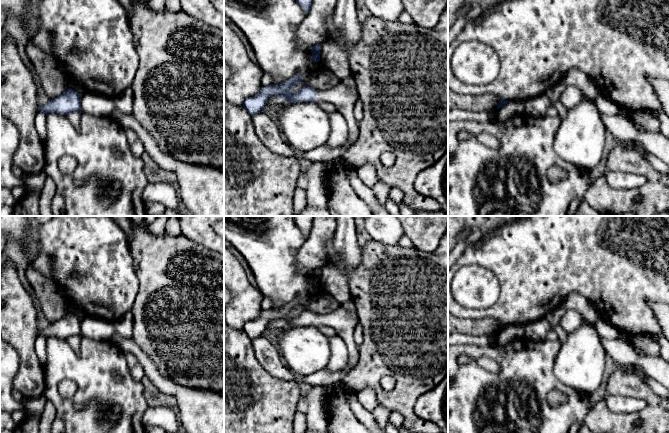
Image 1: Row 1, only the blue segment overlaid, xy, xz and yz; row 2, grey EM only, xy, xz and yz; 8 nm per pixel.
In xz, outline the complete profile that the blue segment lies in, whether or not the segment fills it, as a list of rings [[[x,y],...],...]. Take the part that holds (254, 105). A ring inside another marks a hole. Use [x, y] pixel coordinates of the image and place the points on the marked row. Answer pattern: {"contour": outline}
{"contour": [[[296,75],[278,86],[270,84],[266,87],[261,87],[257,95],[249,97],[244,101],[243,107],[251,116],[256,115],[263,112],[267,100],[273,95],[284,98],[287,103],[316,102],[317,100],[329,102],[337,108],[337,111],[347,121],[349,129],[348,139],[352,144],[355,144],[359,137],[359,121],[354,116],[354,105],[359,99],[358,90],[356,88],[349,88],[340,82],[326,91],[317,92],[305,85],[293,93],[292,88],[300,82],[303,83],[303,78],[300,75]]]}

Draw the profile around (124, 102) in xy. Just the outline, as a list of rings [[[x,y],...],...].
[[[132,88],[125,89],[121,94],[113,98],[116,109],[124,114],[132,114],[133,91]]]

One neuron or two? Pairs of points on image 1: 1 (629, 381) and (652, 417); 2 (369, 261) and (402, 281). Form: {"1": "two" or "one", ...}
{"1": "one", "2": "one"}

